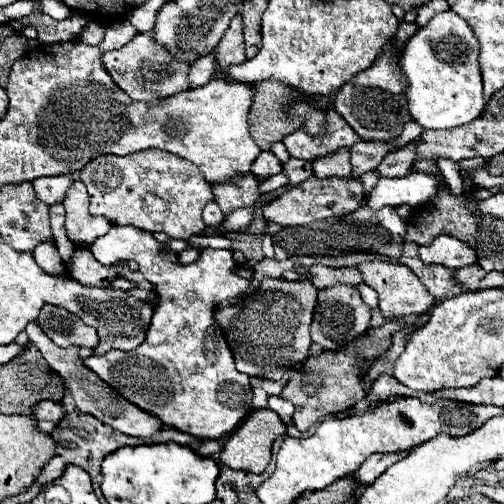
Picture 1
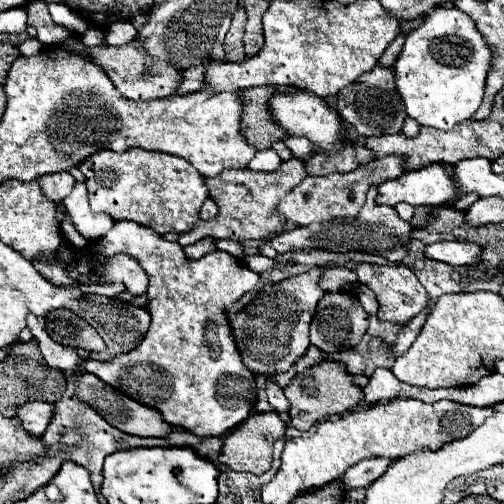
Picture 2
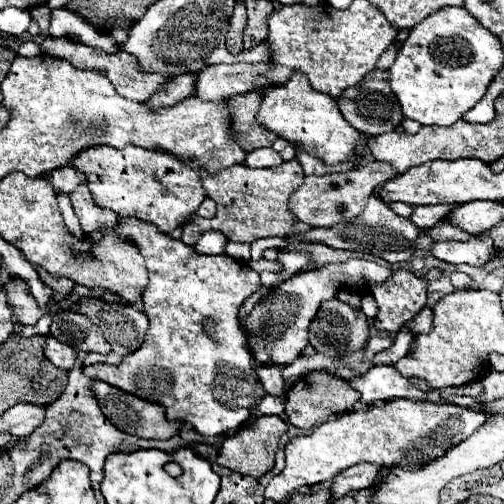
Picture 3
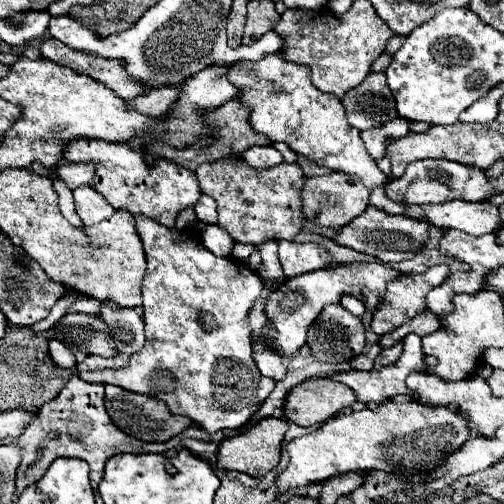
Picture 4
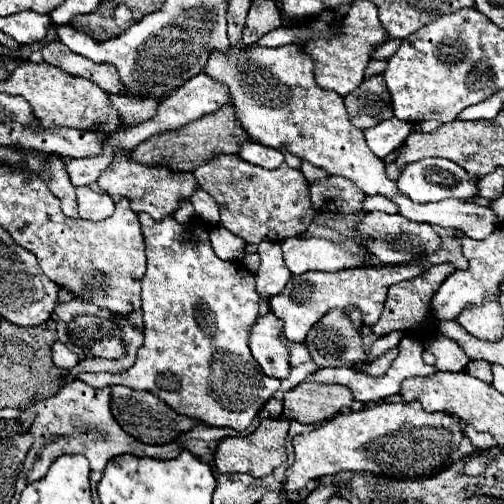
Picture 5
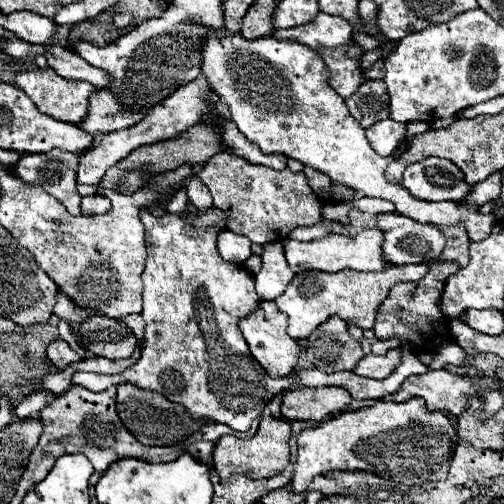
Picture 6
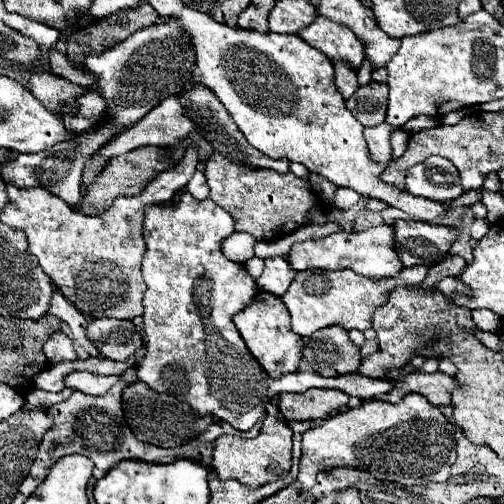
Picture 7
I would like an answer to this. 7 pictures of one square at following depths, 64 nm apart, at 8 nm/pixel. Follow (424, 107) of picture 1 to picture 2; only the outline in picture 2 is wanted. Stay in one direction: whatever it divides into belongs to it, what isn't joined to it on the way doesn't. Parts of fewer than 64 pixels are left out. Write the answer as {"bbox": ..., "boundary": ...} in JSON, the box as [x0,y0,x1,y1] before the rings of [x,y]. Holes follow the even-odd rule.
{"bbox":[394,8,492,130],"boundary":[[[458,8],[432,10],[426,16],[424,24],[406,36],[404,48],[394,64],[396,90],[400,92],[406,104],[408,116],[422,126],[430,126],[438,130],[452,130],[452,126],[456,126],[458,122],[470,120],[482,102],[490,60],[492,60],[492,52],[488,52],[488,44],[484,44],[484,36],[476,32],[476,24],[472,24],[472,18],[464,16],[464,12],[460,12]]]}

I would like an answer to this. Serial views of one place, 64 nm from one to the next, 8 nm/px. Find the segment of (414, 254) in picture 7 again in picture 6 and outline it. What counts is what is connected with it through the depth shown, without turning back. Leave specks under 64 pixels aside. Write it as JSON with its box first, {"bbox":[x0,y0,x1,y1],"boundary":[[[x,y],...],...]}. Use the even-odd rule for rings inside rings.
{"bbox":[376,214,446,264],"boundary":[[[378,214],[376,228],[384,232],[382,256],[390,264],[438,260],[446,244],[444,234],[436,226],[414,222],[402,214]]]}

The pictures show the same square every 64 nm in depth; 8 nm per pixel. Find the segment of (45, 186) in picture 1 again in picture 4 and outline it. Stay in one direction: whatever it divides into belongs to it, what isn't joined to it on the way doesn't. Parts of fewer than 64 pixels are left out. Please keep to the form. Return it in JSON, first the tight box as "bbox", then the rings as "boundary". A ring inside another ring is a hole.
{"bbox":[54,164,92,190],"boundary":[[[62,164],[54,168],[54,176],[62,180],[70,190],[76,190],[80,184],[92,182],[92,166],[90,164]]]}

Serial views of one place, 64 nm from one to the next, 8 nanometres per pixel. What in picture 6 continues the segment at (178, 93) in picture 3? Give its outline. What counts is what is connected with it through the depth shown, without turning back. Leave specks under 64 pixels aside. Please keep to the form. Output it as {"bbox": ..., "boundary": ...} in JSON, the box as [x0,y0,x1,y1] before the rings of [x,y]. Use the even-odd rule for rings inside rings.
{"bbox":[82,90,144,134],"boundary":[[[98,90],[96,96],[92,96],[92,112],[88,112],[88,120],[84,120],[82,128],[92,134],[130,128],[138,124],[144,114],[144,110],[130,110],[120,104],[112,92]]]}

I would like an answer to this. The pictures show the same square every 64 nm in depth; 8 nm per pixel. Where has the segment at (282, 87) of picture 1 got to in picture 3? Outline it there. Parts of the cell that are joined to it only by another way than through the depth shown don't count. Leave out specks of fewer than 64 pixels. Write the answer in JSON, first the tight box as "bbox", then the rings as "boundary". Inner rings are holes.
{"bbox":[230,90,278,152],"boundary":[[[250,90],[246,94],[230,98],[234,138],[246,152],[252,152],[254,148],[266,148],[278,138],[270,130],[262,128],[262,124],[256,120],[260,102],[262,102],[260,90]]]}

